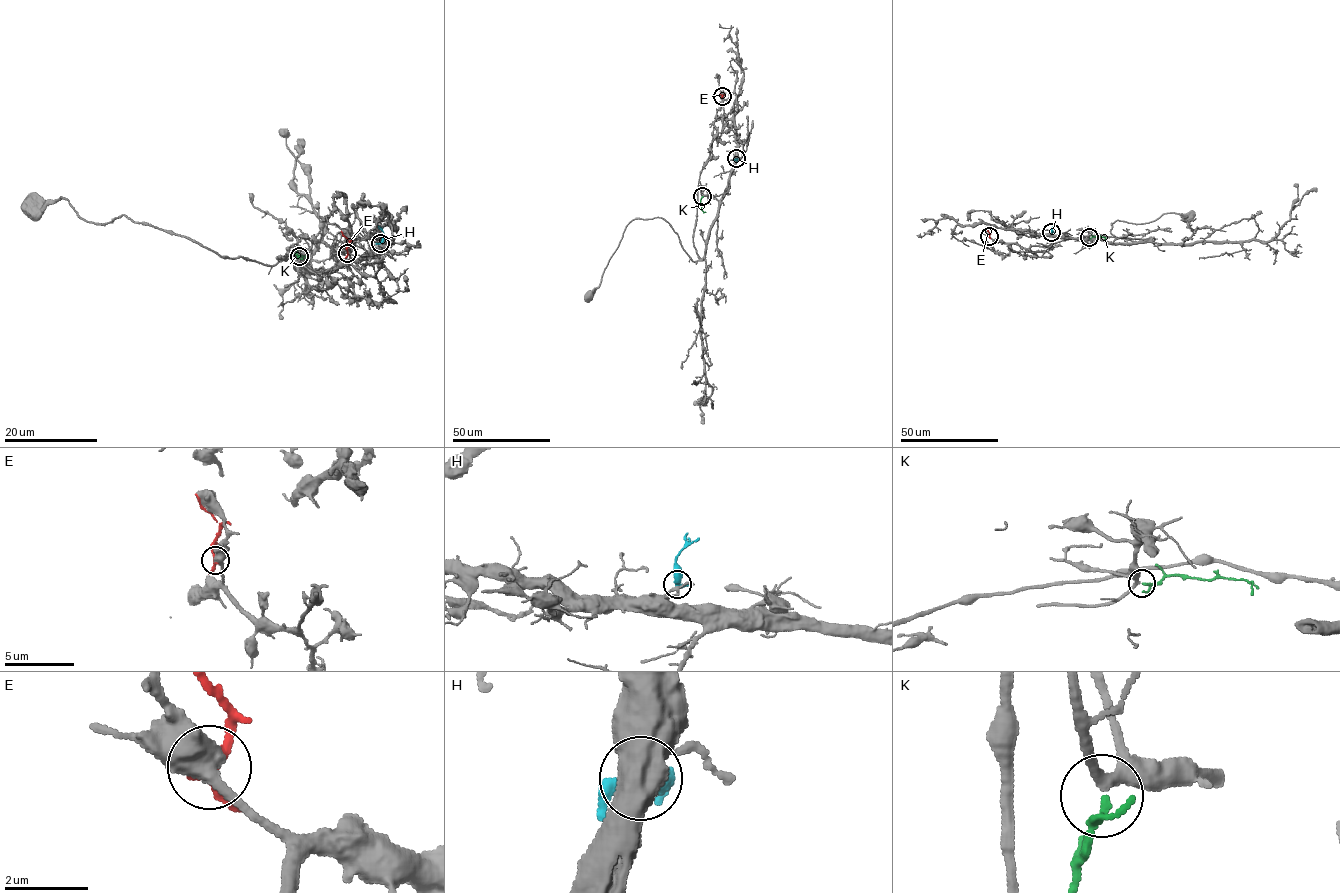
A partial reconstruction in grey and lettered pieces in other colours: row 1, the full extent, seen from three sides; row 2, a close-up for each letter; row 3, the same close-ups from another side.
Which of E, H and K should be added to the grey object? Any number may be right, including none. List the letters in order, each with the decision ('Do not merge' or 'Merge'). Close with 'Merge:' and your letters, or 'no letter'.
E: Do not merge
H: Do not merge
K: Merge
Merge: K

